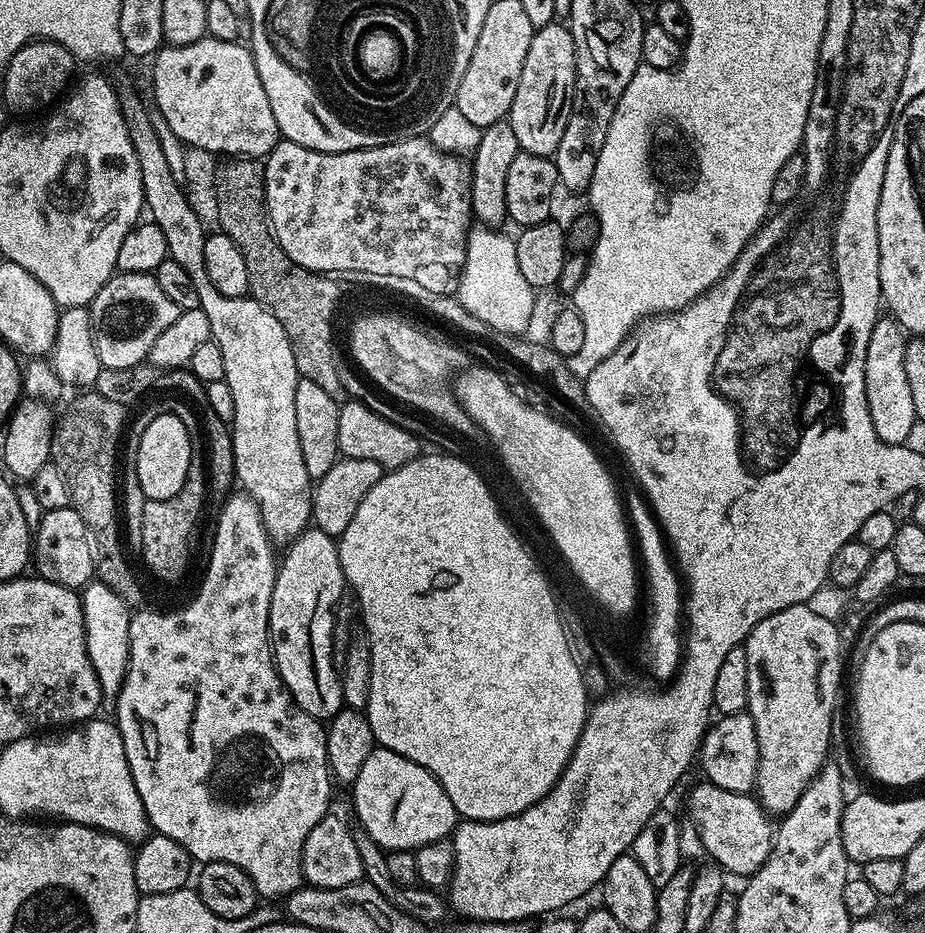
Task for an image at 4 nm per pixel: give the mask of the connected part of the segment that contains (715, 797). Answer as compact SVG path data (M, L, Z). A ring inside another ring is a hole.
M701 782L693 786L688 796L688 812L701 846L725 873L733 872L741 878L753 876L772 852L774 820L755 795L722 790L722 786Z

